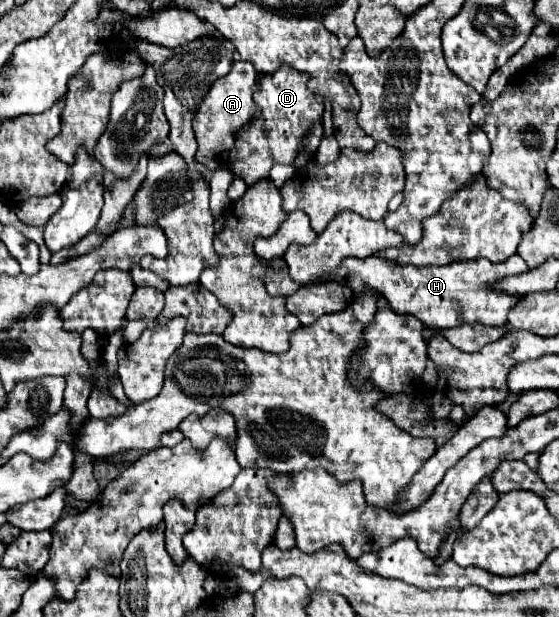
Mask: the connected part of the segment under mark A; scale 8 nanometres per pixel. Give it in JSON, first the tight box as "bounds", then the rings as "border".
{"bounds":[193,62,259,172],"border":[[[235,62],[231,72],[213,82],[211,90],[203,98],[195,118],[193,118],[193,132],[197,140],[195,160],[203,164],[209,172],[227,164],[229,150],[235,146],[235,132],[245,126],[251,118],[257,116],[257,106],[253,102],[253,92],[257,90],[257,76],[259,72],[249,62]]]}

